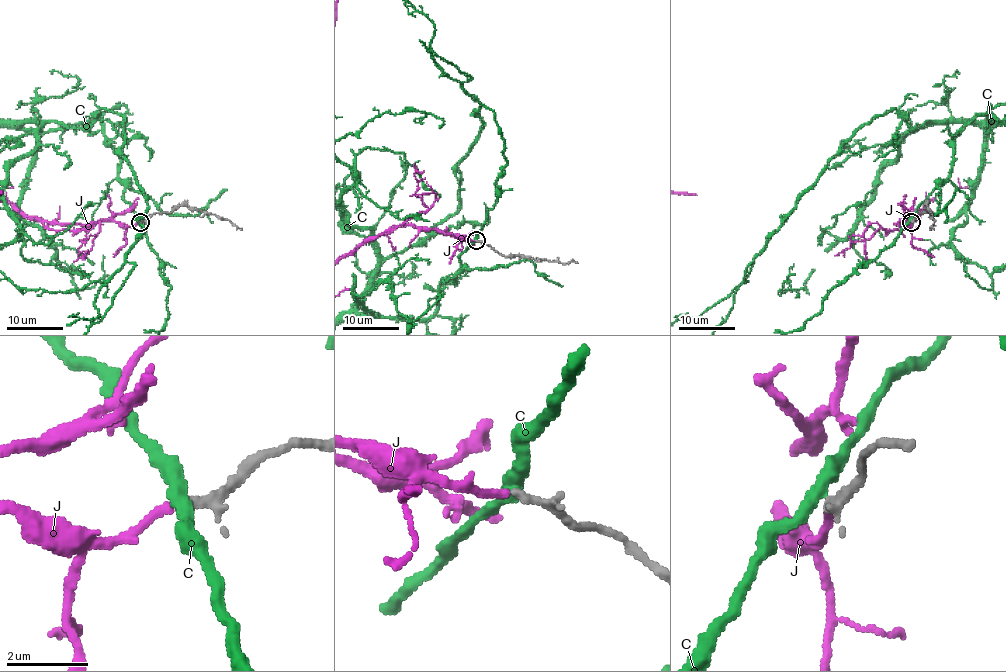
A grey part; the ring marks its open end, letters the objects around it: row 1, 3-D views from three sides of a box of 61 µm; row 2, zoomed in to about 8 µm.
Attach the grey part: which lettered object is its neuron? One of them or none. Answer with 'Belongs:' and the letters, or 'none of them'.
Belongs: J

